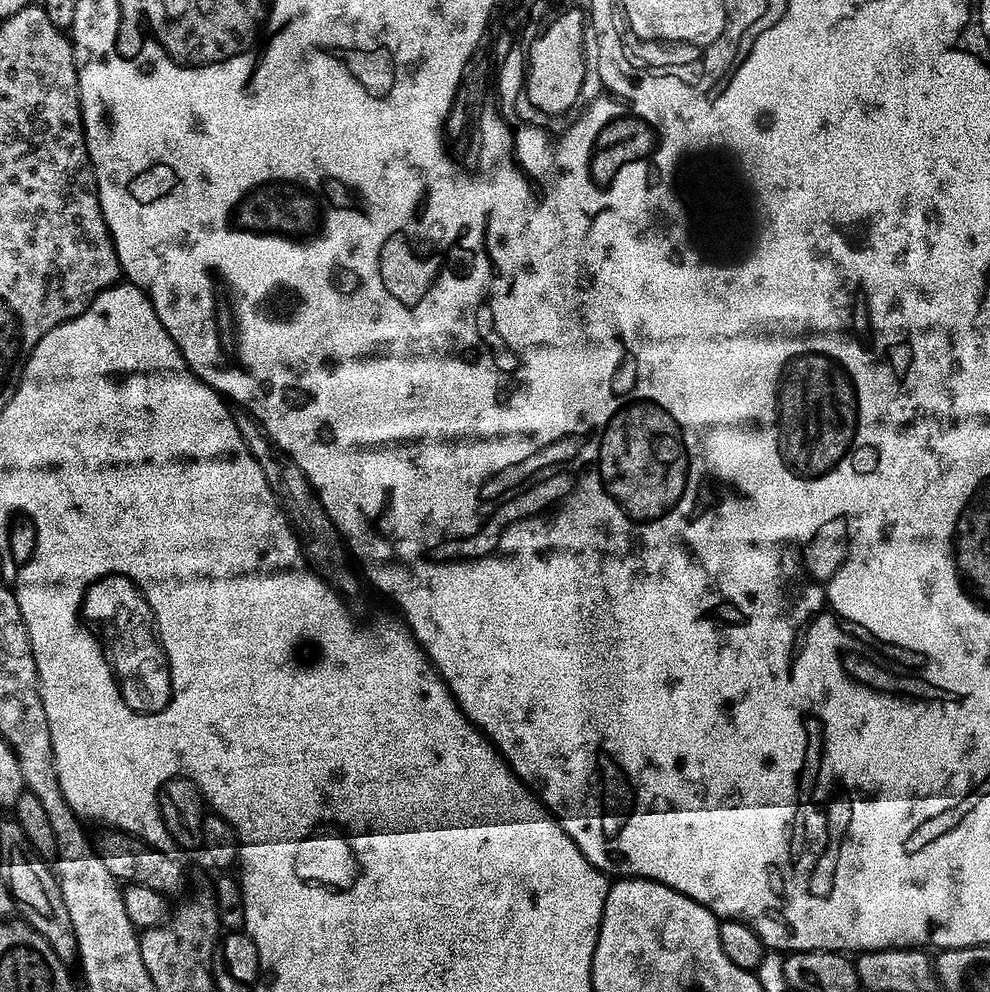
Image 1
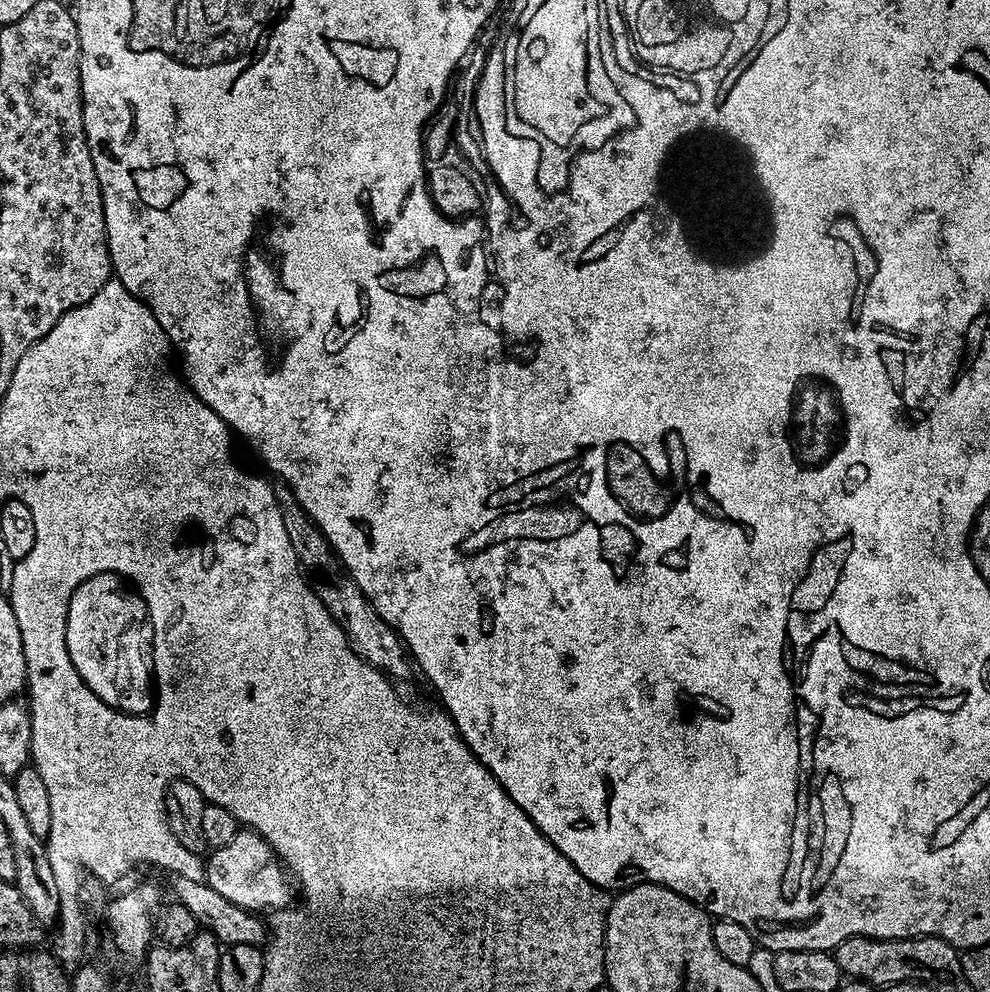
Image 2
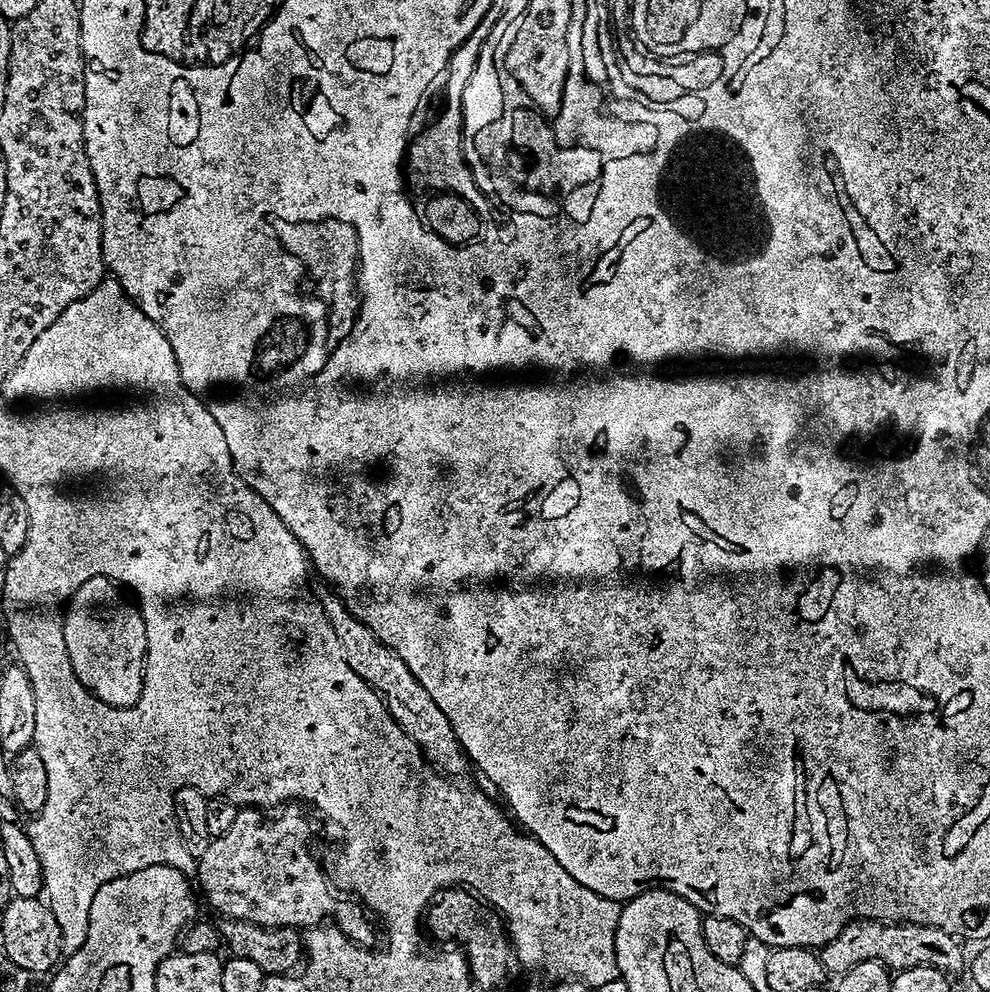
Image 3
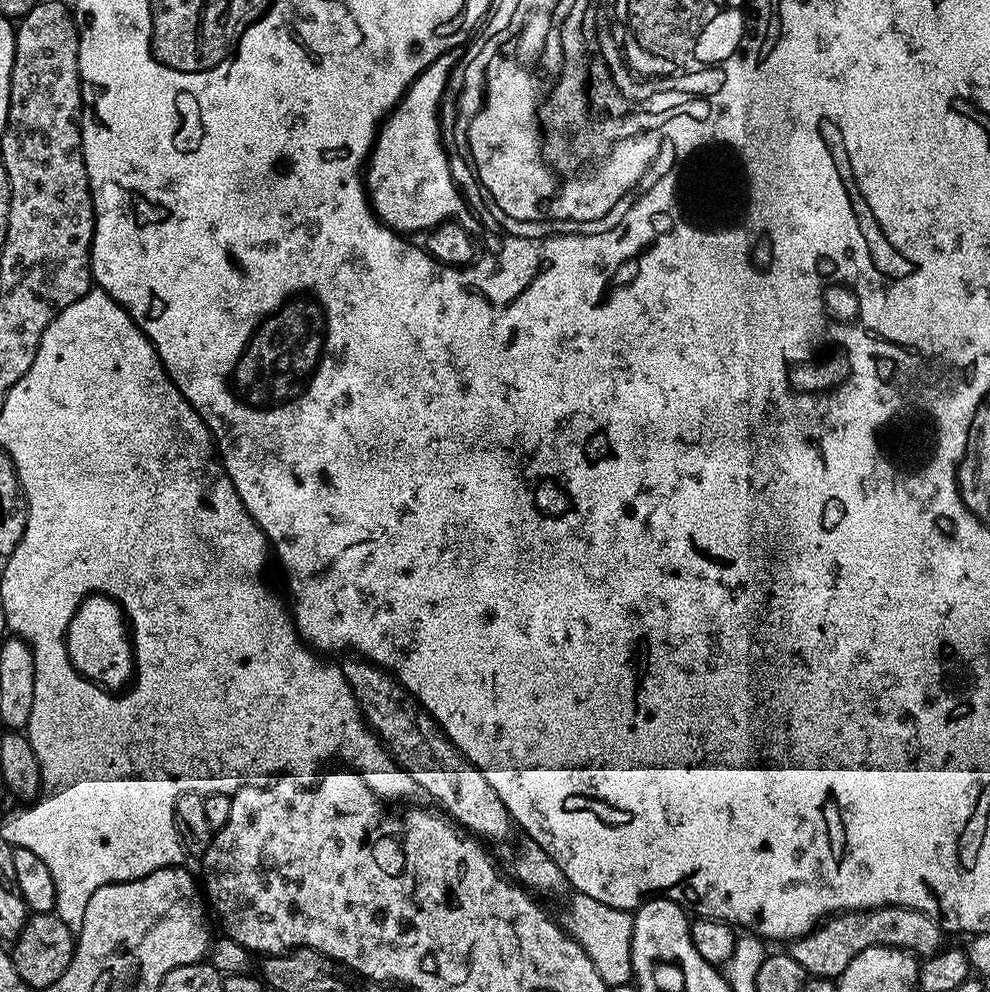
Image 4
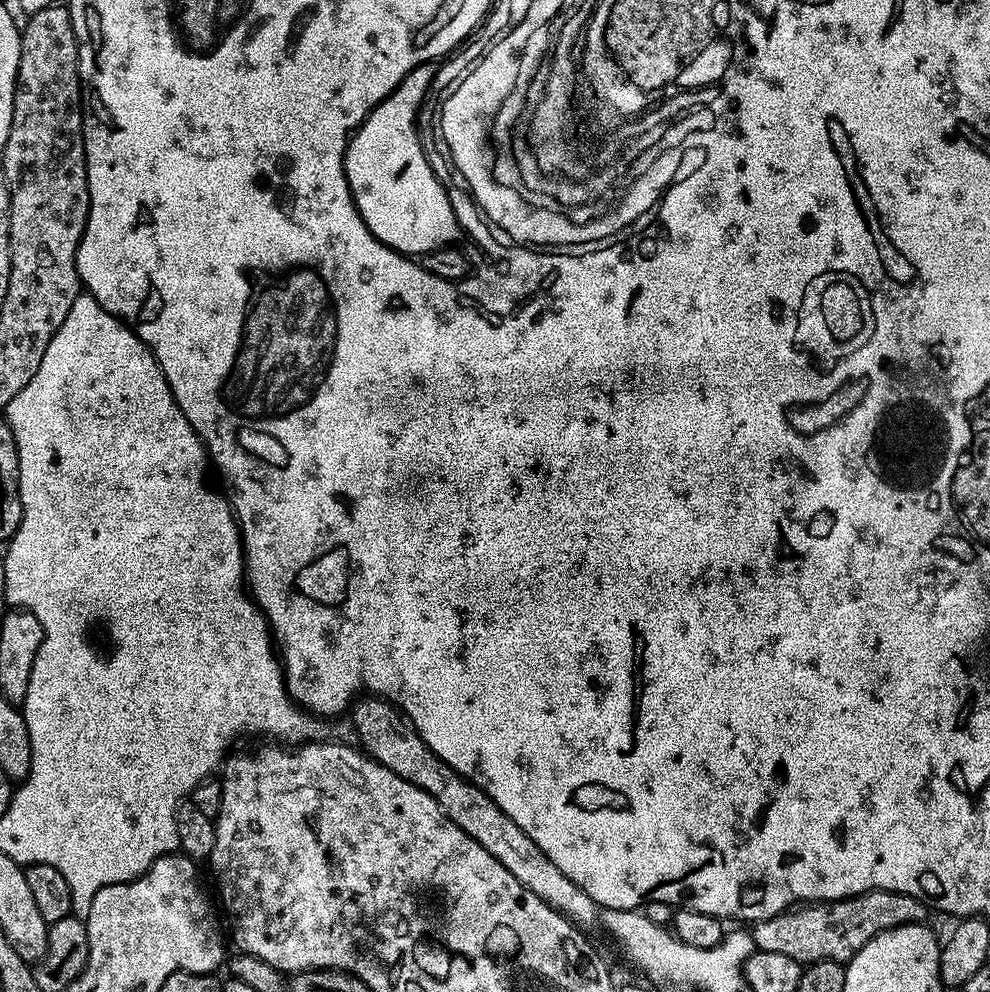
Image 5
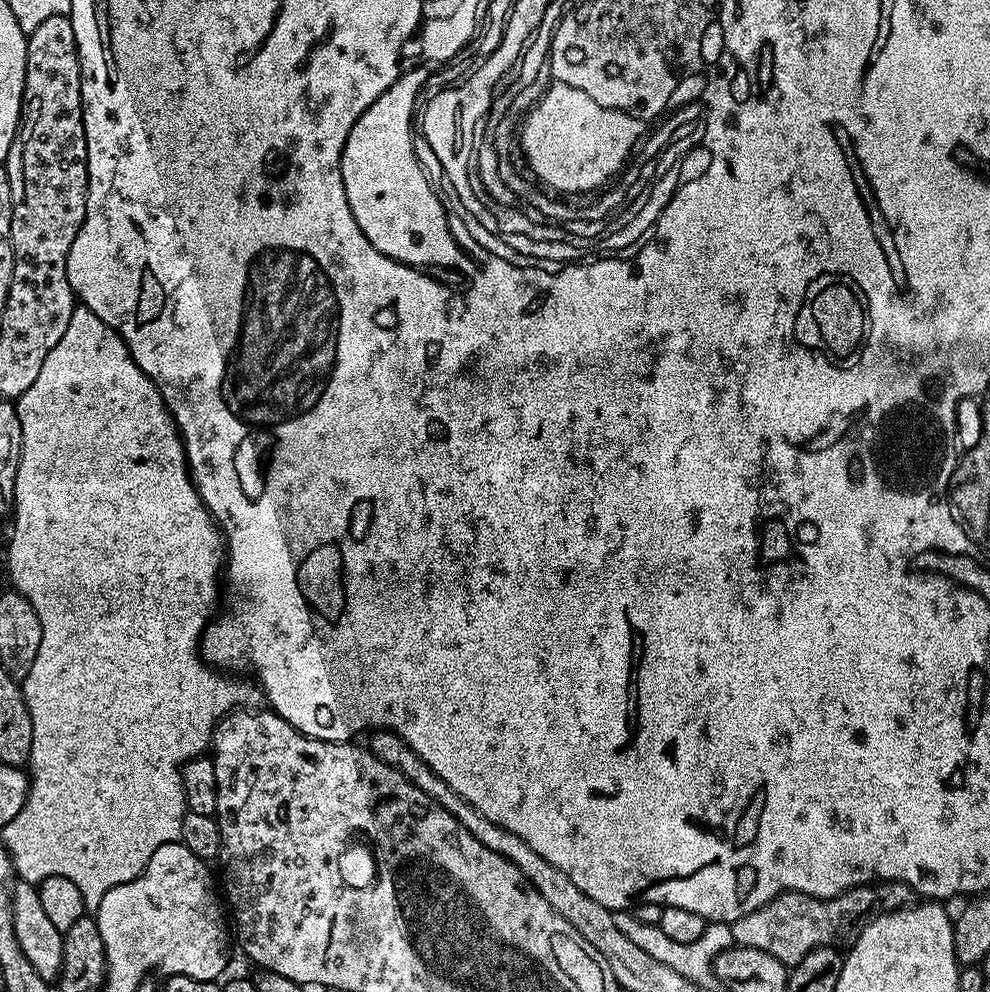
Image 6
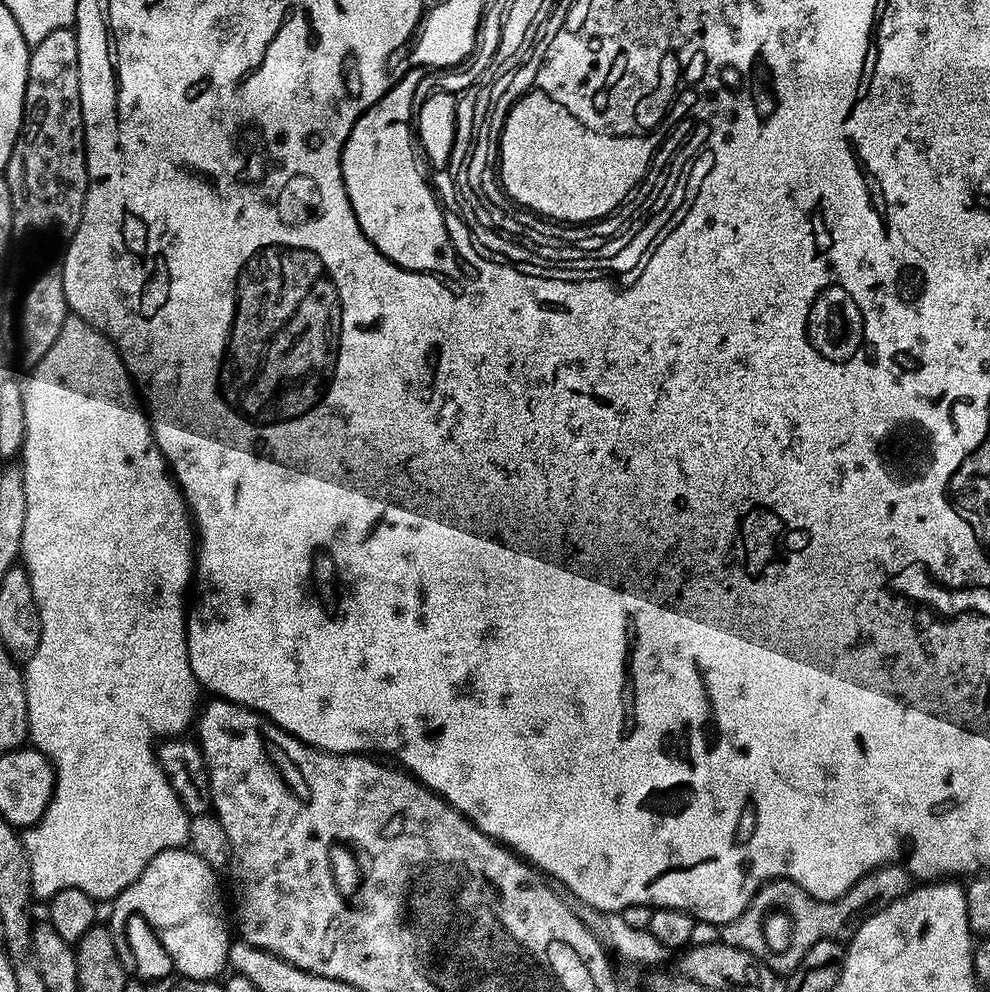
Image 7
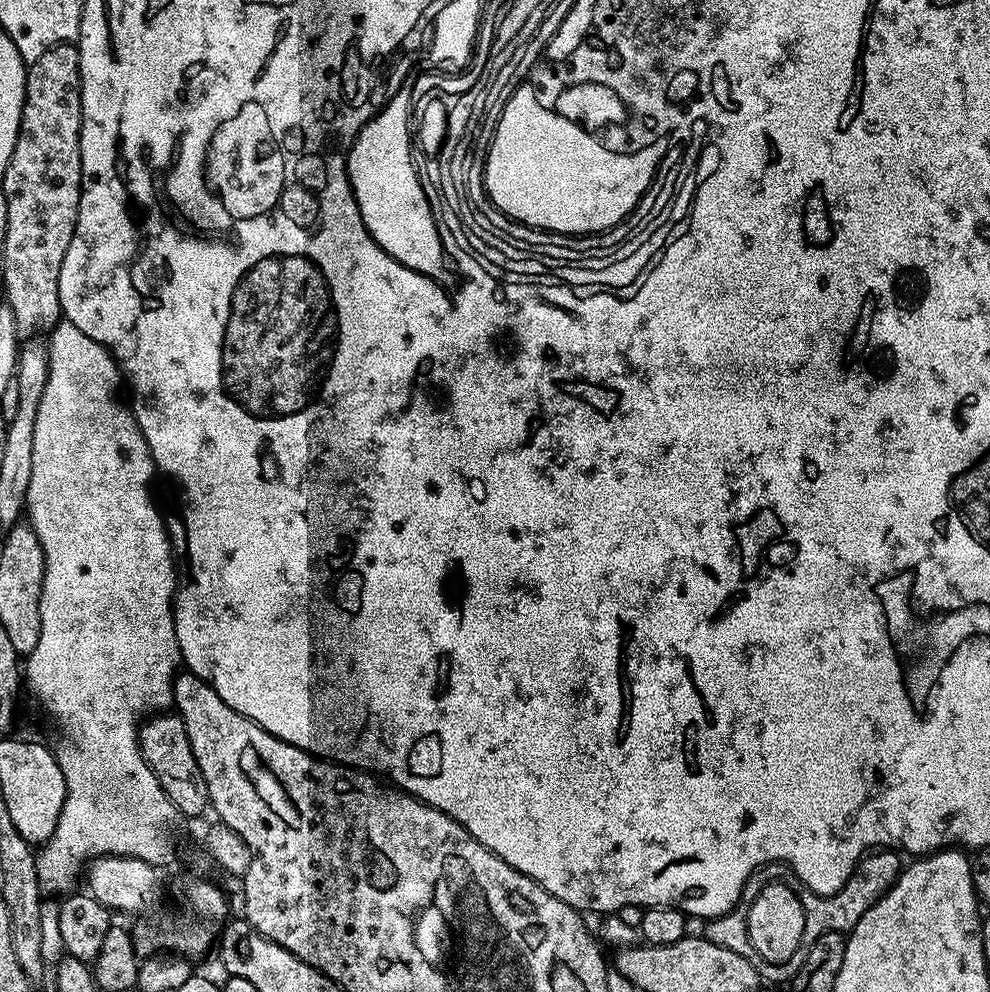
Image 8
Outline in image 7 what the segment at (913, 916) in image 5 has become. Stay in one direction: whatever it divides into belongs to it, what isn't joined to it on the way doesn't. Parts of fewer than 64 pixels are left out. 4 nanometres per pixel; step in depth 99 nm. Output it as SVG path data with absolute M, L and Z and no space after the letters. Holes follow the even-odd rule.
M903 863L884 864L881 868L866 873L837 900L814 898L810 894L806 894L806 890L802 890L802 886L789 880L770 880L765 883L764 887L756 891L756 897L748 903L746 910L742 910L742 914L738 918L723 925L722 940L723 943L734 946L736 949L754 954L762 962L766 962L766 966L770 966L773 972L787 974L796 969L798 962L802 962L802 958L806 958L806 950L810 950L810 946L814 946L814 942L823 940L847 942L851 940L855 932L862 926L862 922L866 922L866 918L878 914L878 910L890 906L890 902L905 896L913 886L914 877ZM778 911L787 915L792 923L789 945L786 950L781 952L770 948L763 929L764 920L773 912Z

